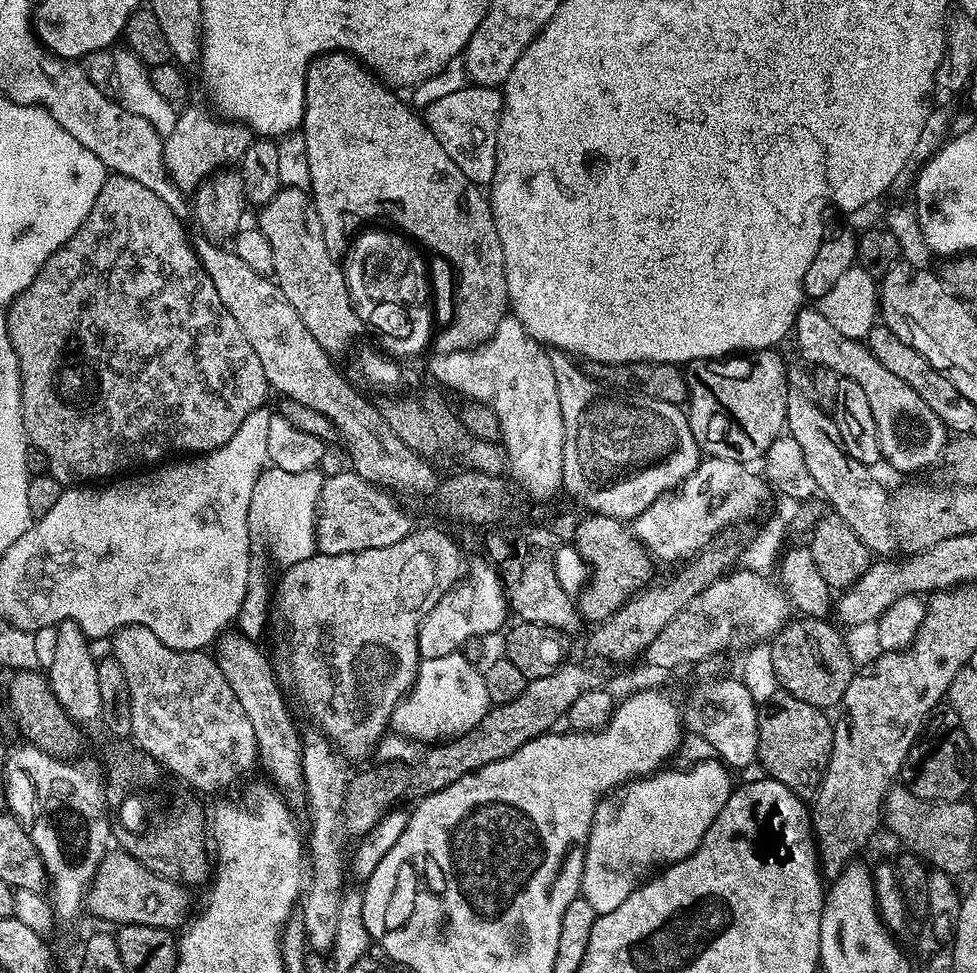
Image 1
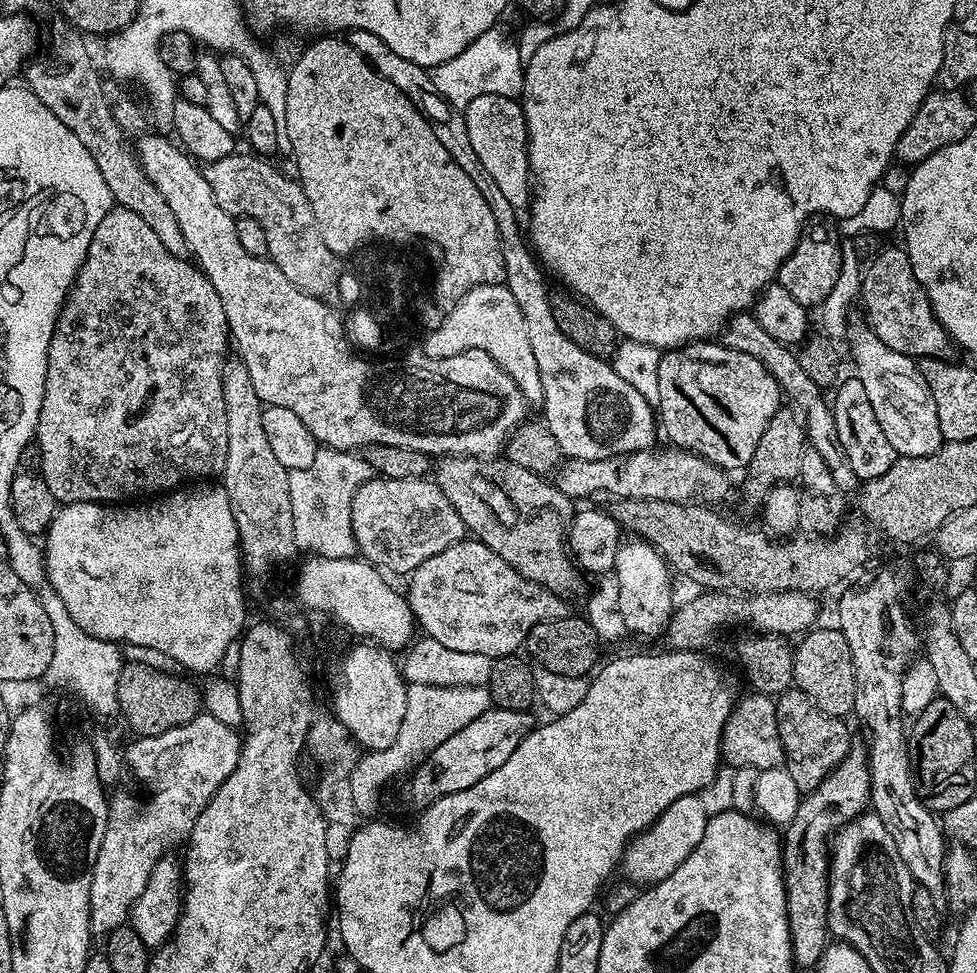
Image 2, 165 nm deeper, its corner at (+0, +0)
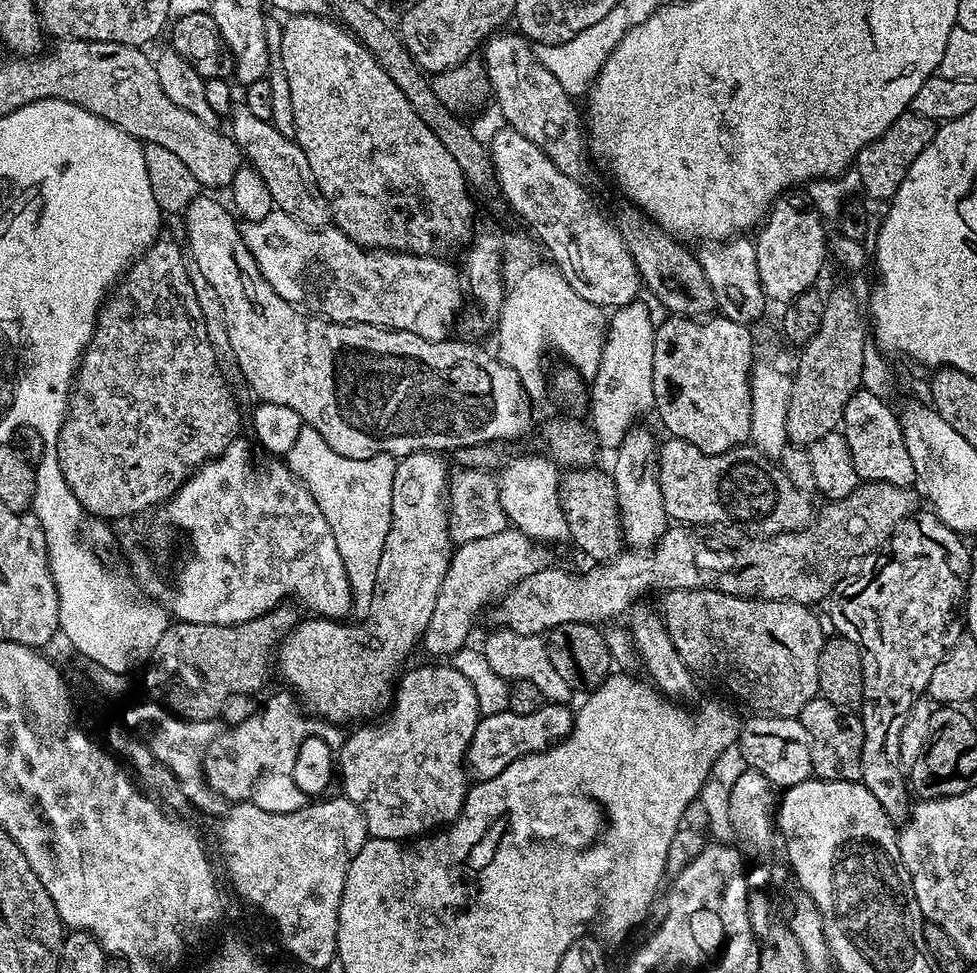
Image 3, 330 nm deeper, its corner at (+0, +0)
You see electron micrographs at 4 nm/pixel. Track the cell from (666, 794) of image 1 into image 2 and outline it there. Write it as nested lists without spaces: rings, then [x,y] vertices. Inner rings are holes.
[[[699,795],[683,796],[670,802],[670,806],[666,806],[662,815],[645,832],[632,837],[632,841],[625,848],[622,861],[622,872],[624,868],[625,874],[628,875],[625,877],[637,886],[651,886],[674,874],[674,870],[678,870],[678,866],[682,866],[682,862],[690,858],[698,842],[702,842],[708,818]]]

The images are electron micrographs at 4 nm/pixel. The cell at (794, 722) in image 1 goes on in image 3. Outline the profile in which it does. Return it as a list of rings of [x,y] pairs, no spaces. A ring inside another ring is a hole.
[[[817,698],[802,706],[798,717],[808,735],[812,776],[818,780],[860,780],[862,770],[862,722],[855,711]]]

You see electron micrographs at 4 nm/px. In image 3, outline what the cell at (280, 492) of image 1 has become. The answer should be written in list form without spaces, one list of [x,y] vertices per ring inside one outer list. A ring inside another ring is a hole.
[[[307,426],[301,427],[298,440],[294,442],[294,446],[290,446],[286,457],[288,469],[308,487],[308,493],[312,495],[314,502],[318,502],[318,510],[322,510],[326,522],[330,522],[330,534],[338,546],[338,554],[352,587],[352,603],[355,611],[360,611],[360,614],[367,613],[372,601],[374,582],[378,578],[378,562],[382,559],[382,546],[386,546],[386,530],[390,530],[396,462],[397,457],[390,454],[378,454],[365,460],[346,458],[330,450],[330,446],[326,446],[326,438],[322,438],[318,430]]]

